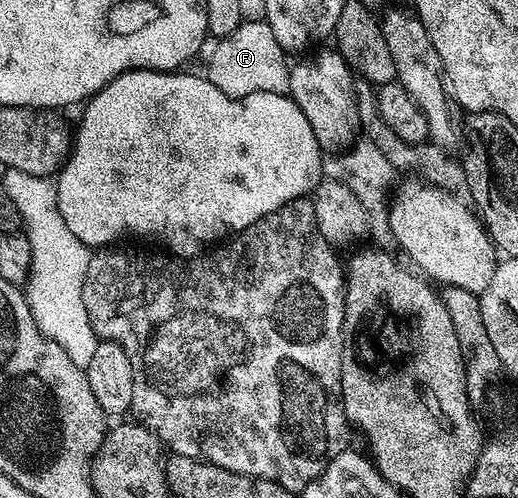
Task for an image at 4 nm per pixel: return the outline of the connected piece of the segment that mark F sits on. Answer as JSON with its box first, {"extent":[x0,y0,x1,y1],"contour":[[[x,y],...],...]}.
{"extent":[205,20,290,99],"contour":[[[264,20],[243,21],[236,31],[215,44],[205,77],[225,96],[241,99],[252,92],[284,92],[288,88],[290,66],[286,52],[275,41],[274,33]]]}

